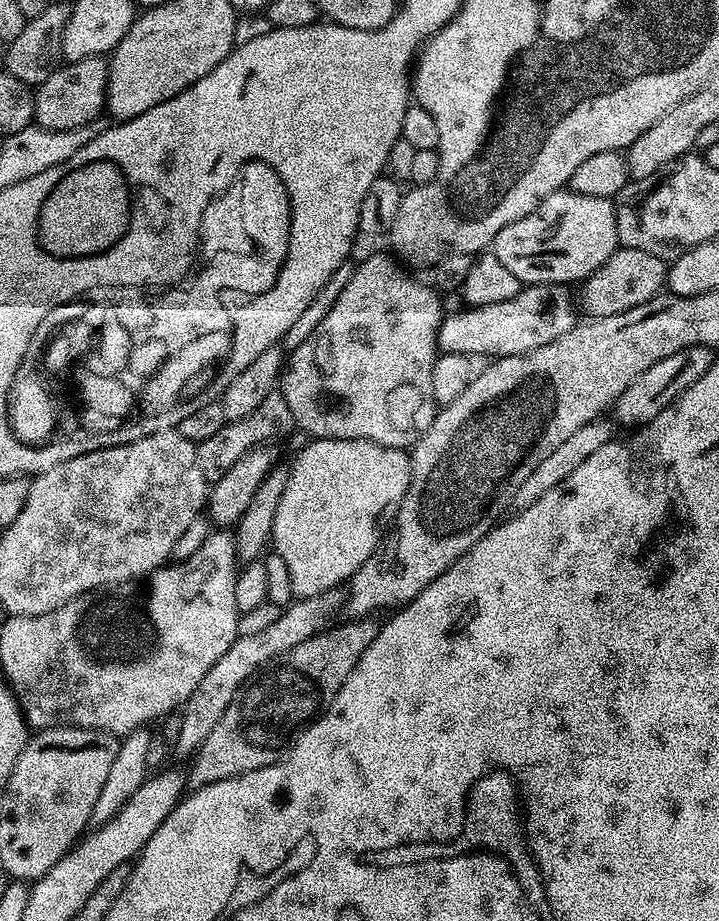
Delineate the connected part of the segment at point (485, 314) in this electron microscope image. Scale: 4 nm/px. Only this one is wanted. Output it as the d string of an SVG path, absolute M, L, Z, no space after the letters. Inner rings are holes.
M529 284L507 302L490 302L490 306L477 308L468 306L463 309L465 312L445 315L436 332L437 349L469 358L499 358L521 356L538 346L546 346L546 342L562 338L578 322L578 304L572 291L566 284Z

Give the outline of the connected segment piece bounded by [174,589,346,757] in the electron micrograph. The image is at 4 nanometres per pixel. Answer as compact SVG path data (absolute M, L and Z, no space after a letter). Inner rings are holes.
M332 589L305 600L297 599L281 611L278 622L274 622L274 626L269 626L259 634L237 636L230 650L226 650L226 654L222 654L222 658L218 658L218 662L214 662L214 666L206 670L206 678L198 682L198 690L194 690L194 694L190 694L190 698L182 706L180 712L182 727L181 733L178 734L178 743L174 746L175 752L191 757L206 740L207 735L214 730L218 718L226 714L226 706L230 706L230 702L240 693L240 689L271 660L283 656L286 650L298 646L298 642L306 642L306 638L317 636L329 627L330 616L339 607L341 609L345 605L345 598L343 591Z

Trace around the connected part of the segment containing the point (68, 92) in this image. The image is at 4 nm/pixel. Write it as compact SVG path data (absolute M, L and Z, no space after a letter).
M91 56L53 67L52 72L35 89L35 123L46 130L74 130L86 126L92 120L101 119L105 111L108 60L104 56Z

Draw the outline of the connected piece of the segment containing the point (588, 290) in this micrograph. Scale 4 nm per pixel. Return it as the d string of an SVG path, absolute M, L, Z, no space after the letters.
M620 246L614 254L610 254L610 258L606 258L606 262L602 262L602 266L598 266L598 270L594 270L594 274L583 281L581 288L584 289L578 292L578 304L588 318L622 314L622 310L642 306L642 302L650 302L661 295L667 282L668 264L665 257Z

